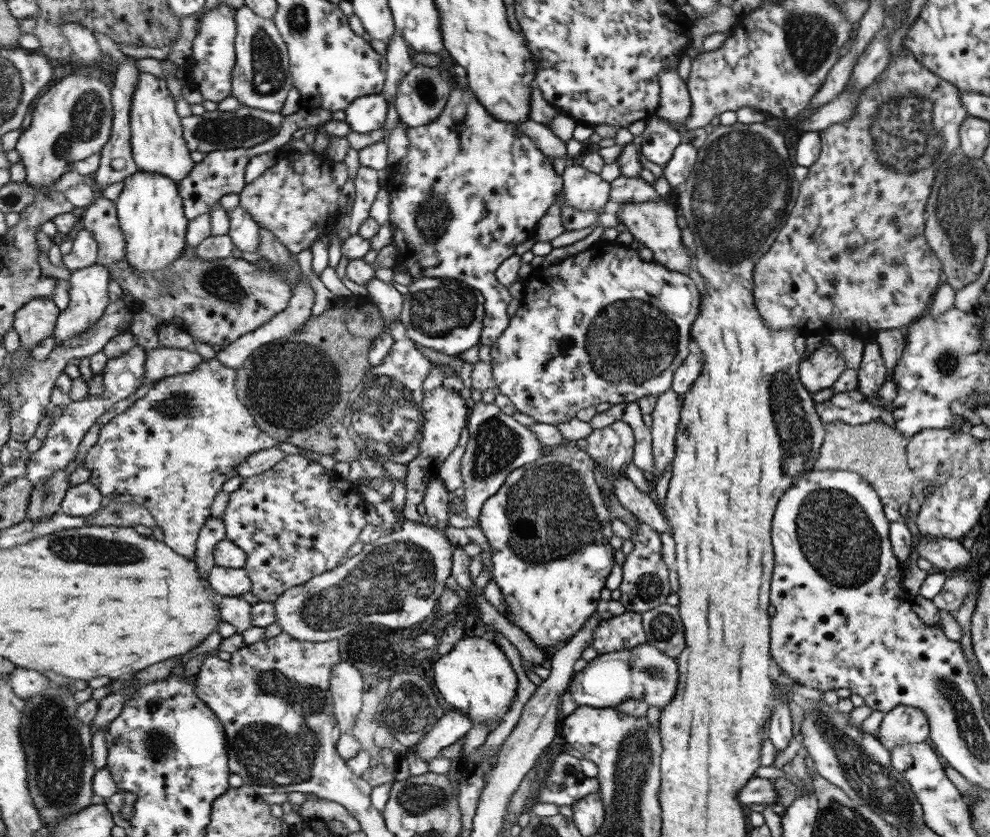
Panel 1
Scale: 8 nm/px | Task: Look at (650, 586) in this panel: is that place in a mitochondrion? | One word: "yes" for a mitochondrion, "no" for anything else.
yes

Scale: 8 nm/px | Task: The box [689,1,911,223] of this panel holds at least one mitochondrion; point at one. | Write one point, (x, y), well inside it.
(810, 36)

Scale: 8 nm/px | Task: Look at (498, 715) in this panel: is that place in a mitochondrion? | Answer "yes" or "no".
no

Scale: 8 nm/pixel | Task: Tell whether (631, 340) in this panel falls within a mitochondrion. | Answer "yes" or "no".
yes

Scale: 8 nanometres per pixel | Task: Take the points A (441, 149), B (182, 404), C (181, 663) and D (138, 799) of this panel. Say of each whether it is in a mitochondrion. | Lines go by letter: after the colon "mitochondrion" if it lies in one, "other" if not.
A: other
B: mitochondrion
C: other
D: other

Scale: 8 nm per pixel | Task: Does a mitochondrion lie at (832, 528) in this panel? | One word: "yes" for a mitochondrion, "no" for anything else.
yes

